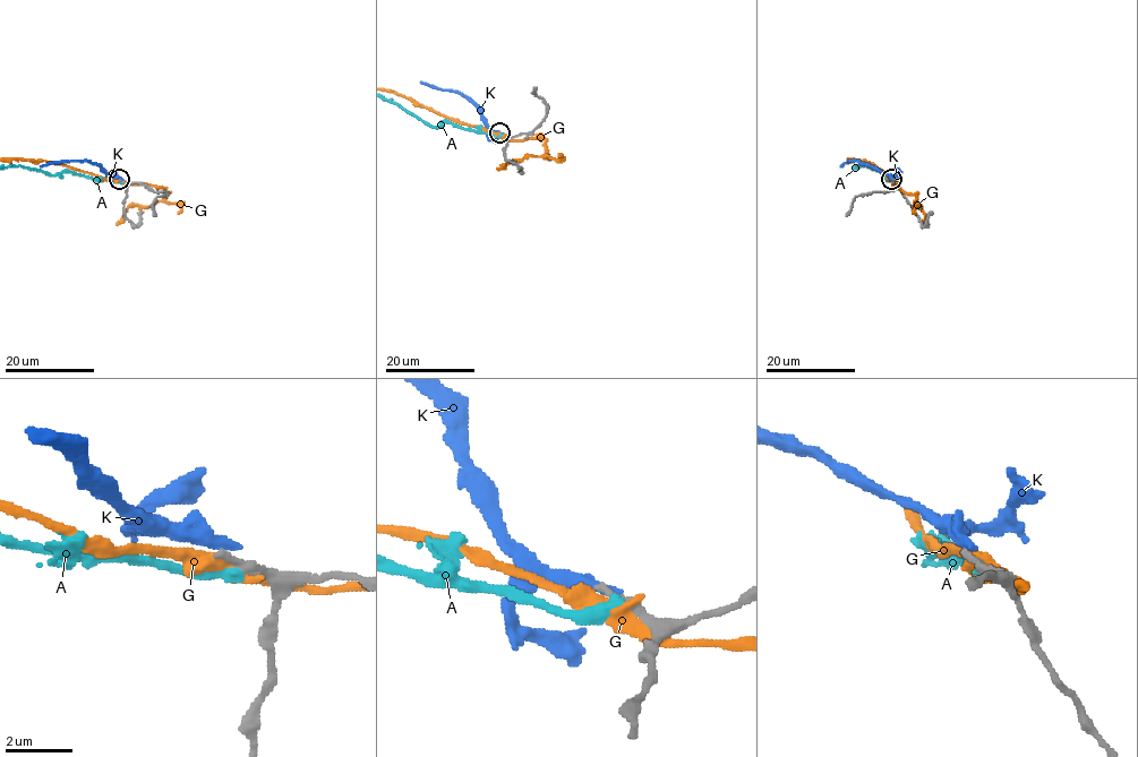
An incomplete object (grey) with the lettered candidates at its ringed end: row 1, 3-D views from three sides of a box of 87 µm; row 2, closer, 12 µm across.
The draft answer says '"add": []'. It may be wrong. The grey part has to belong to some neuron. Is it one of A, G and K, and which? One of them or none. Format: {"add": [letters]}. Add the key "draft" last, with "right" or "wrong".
{"add": [], "draft": "right"}

